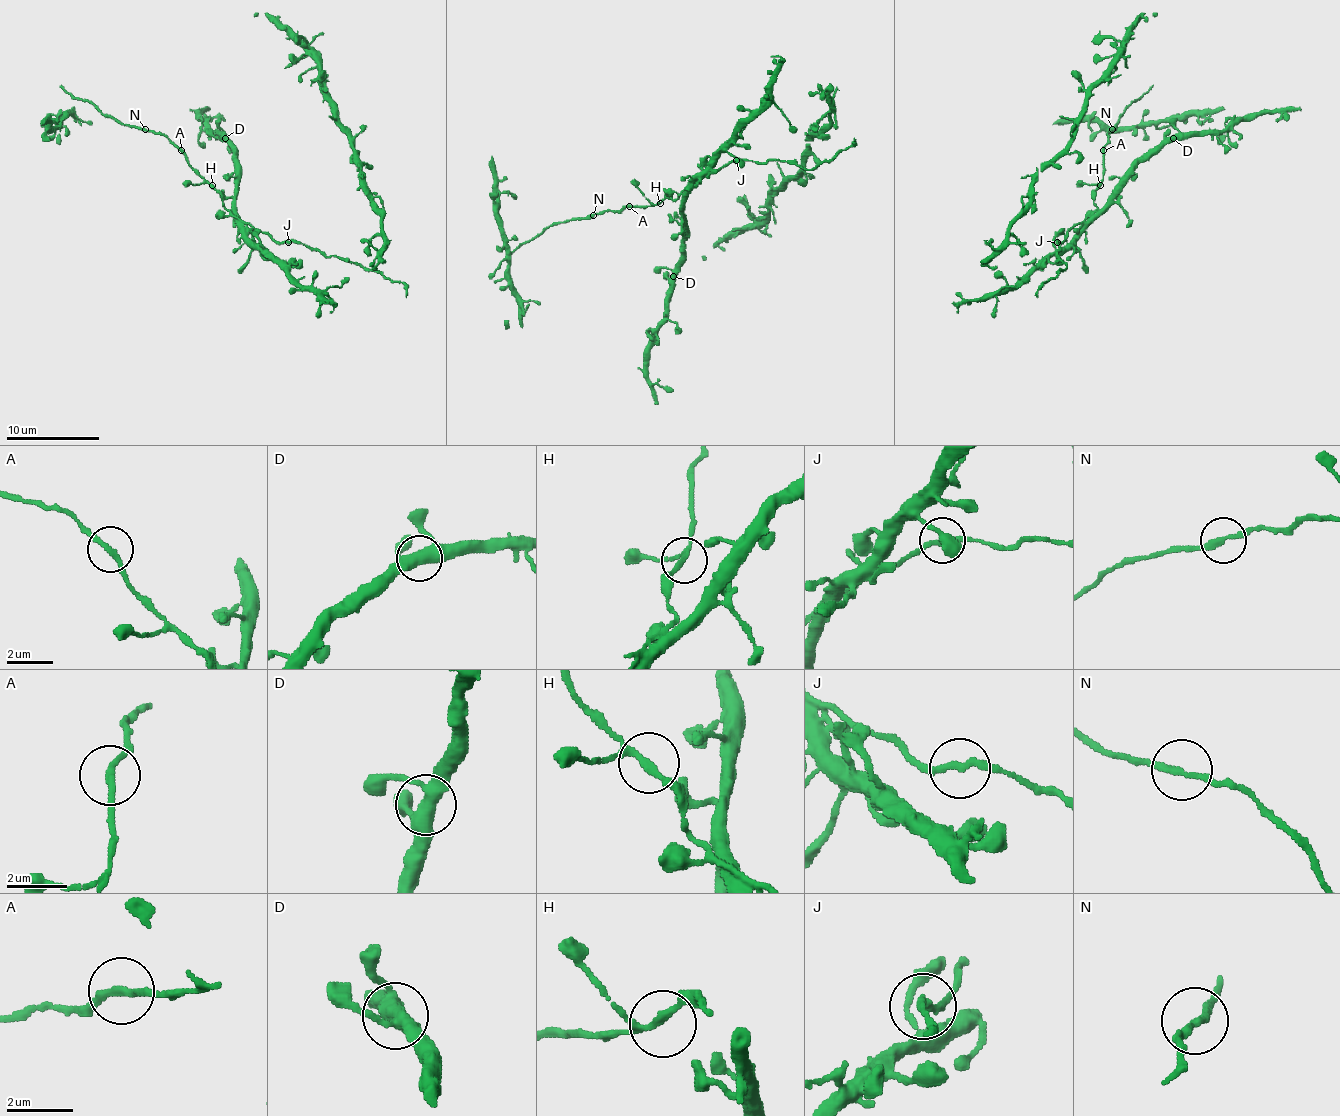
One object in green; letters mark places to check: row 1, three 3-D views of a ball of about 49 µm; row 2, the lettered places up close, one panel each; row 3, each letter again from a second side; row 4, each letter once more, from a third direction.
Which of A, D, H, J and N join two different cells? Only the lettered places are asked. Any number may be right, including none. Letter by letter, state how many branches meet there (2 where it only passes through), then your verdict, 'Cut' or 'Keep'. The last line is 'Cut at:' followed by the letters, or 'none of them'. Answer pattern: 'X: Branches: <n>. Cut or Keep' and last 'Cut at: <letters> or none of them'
A: Branches: 2. Keep
D: Branches: 4. Keep
H: Branches: 3. Keep
J: Branches: 2. Keep
N: Branches: 2. Keep
Cut at: none of them

